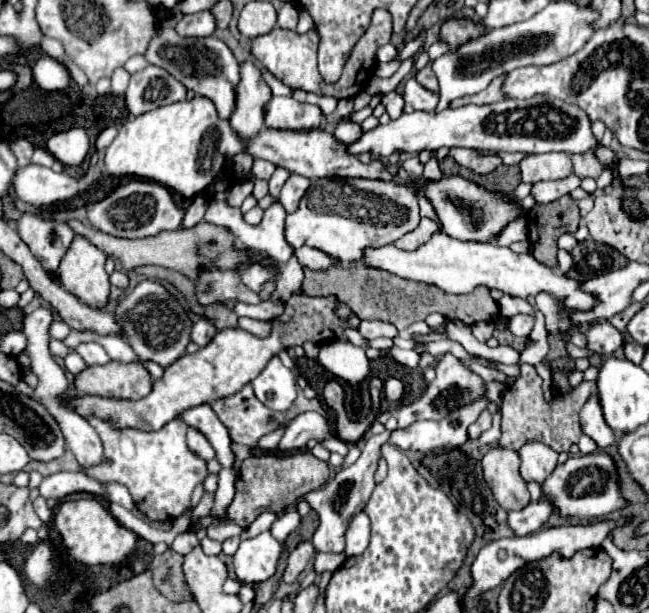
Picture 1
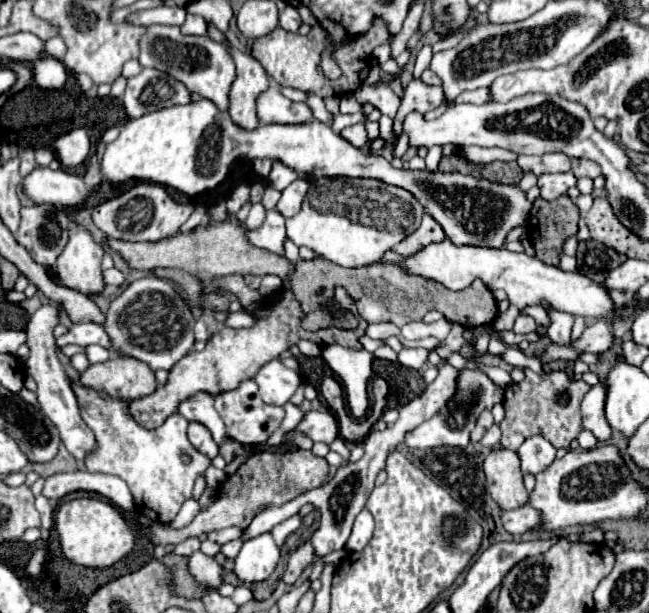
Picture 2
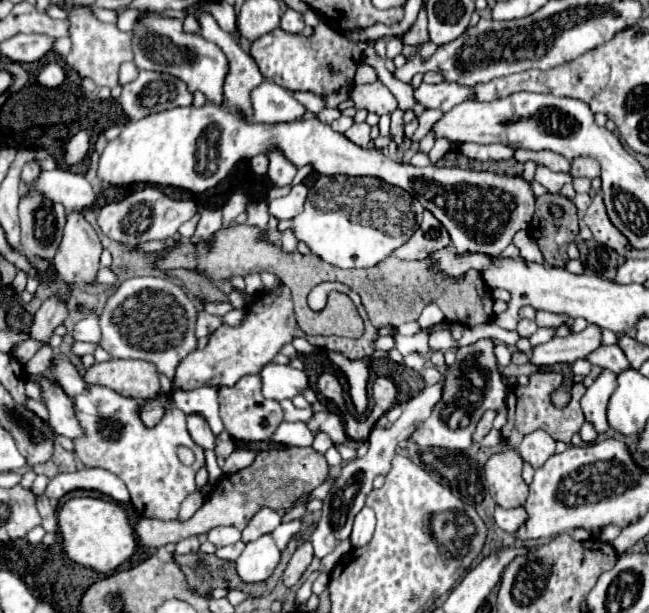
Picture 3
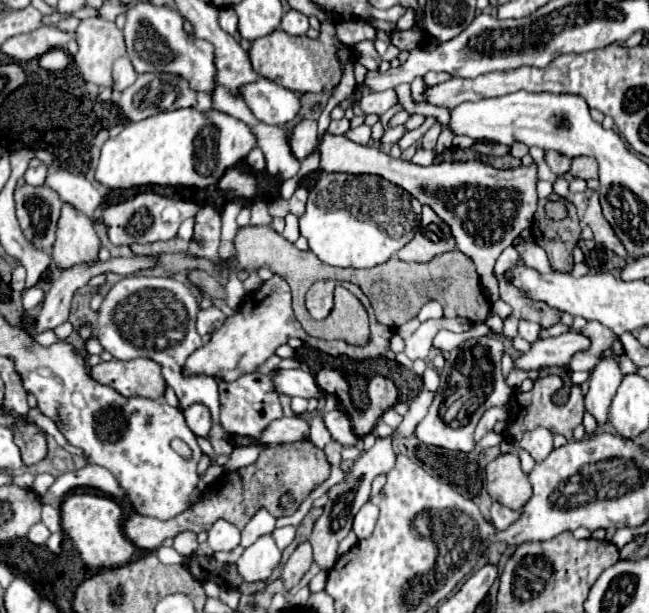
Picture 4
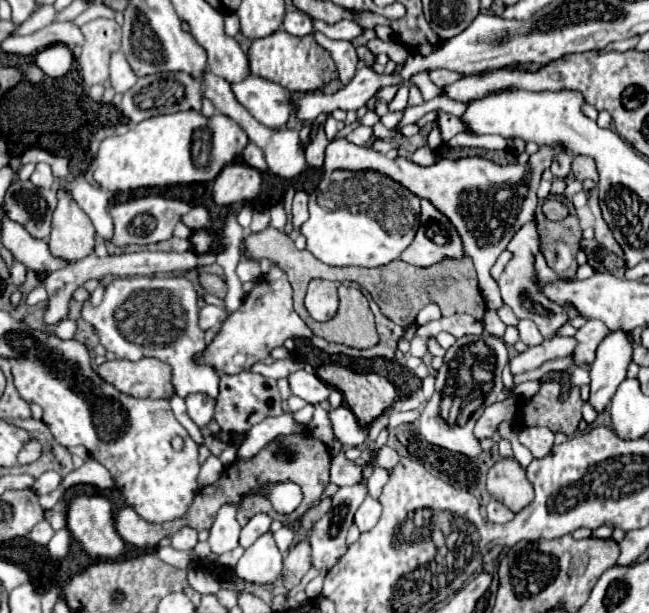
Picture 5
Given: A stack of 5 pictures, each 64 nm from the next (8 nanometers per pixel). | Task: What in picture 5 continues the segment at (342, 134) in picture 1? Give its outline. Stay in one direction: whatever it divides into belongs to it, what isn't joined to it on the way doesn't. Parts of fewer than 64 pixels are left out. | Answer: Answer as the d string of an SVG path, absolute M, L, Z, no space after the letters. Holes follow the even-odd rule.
M358 126L358 128L352 130L346 138L348 138L352 144L366 146L366 144L372 140L372 128L368 128L368 126Z

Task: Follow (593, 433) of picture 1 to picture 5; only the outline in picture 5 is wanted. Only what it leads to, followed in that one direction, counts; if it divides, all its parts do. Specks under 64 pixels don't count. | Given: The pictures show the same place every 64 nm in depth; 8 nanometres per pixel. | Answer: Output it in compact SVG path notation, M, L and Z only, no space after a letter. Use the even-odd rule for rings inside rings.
M610 332L596 350L596 360L590 366L590 398L588 404L596 412L604 412L616 388L626 378L626 368L632 360L632 346L626 332Z

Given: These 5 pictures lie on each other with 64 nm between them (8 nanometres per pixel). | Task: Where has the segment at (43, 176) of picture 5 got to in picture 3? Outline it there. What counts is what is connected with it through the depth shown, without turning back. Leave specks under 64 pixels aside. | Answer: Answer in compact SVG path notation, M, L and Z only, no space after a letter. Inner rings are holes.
M36 160L24 164L24 168L22 168L22 180L24 180L26 184L32 184L32 180L36 178L36 174L40 174L40 166L38 166Z

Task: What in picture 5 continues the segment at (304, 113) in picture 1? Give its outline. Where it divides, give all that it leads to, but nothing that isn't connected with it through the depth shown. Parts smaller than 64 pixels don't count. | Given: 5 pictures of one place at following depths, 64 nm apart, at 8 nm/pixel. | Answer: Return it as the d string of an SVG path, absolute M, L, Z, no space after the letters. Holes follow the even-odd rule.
M248 76L246 80L232 84L232 92L258 122L270 128L284 126L294 112L292 92L258 76Z

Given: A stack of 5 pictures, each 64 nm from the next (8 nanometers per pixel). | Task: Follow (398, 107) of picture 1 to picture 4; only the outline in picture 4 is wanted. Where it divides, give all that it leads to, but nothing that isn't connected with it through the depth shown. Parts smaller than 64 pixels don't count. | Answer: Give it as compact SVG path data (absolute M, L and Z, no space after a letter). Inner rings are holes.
M362 86L358 94L358 108L364 114L384 114L388 108L392 108L398 102L394 90L382 90L382 92L372 92L370 86Z

